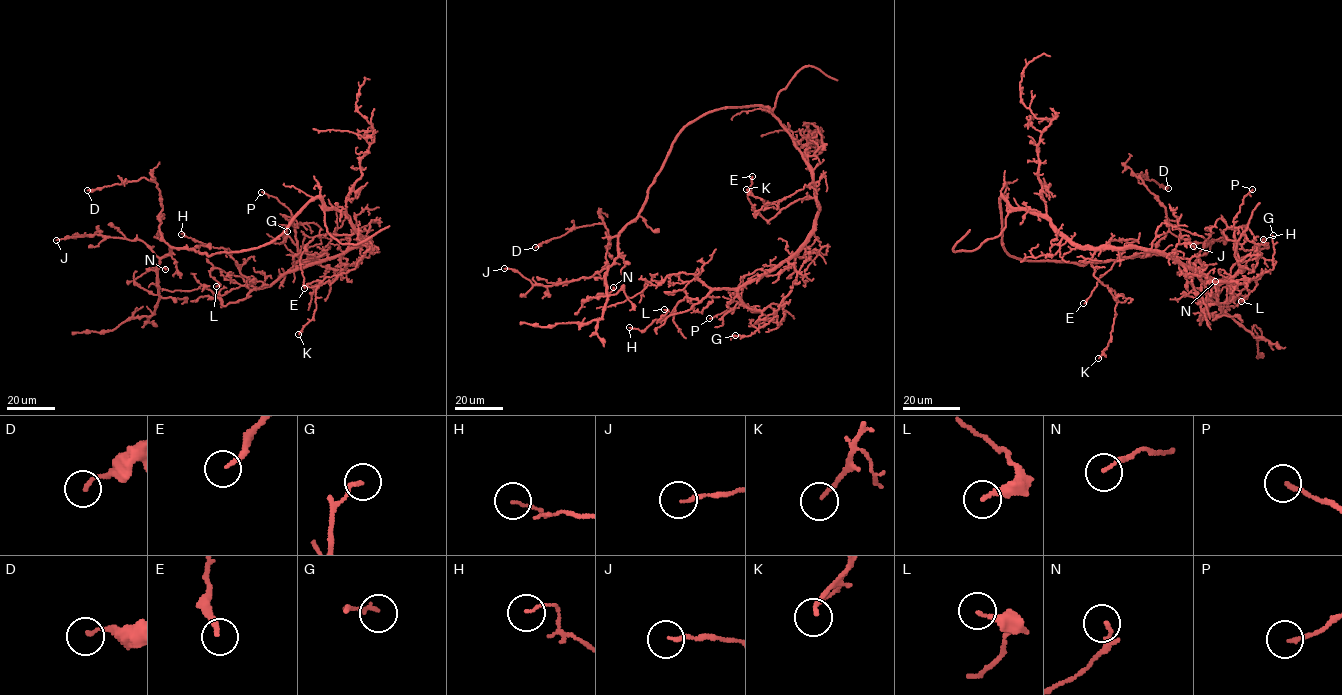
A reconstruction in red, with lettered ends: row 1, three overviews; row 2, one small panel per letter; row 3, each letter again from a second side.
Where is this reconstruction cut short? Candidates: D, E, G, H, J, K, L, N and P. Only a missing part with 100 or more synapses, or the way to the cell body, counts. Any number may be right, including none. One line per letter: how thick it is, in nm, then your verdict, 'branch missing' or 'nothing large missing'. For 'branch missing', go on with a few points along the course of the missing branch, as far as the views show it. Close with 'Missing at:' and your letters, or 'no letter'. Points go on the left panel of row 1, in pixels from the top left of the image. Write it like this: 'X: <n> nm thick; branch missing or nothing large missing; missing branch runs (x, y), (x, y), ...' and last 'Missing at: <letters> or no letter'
D: 130 nm thick; nothing large missing
E: 180 nm thick; nothing large missing
G: 150 nm thick; nothing large missing
H: 100 nm thick; nothing large missing
J: 150 nm thick; nothing large missing
K: 160 nm thick; nothing large missing
L: 200 nm thick; nothing large missing
N: 140 nm thick; nothing large missing
P: 160 nm thick; nothing large missing
Missing at: no letter

